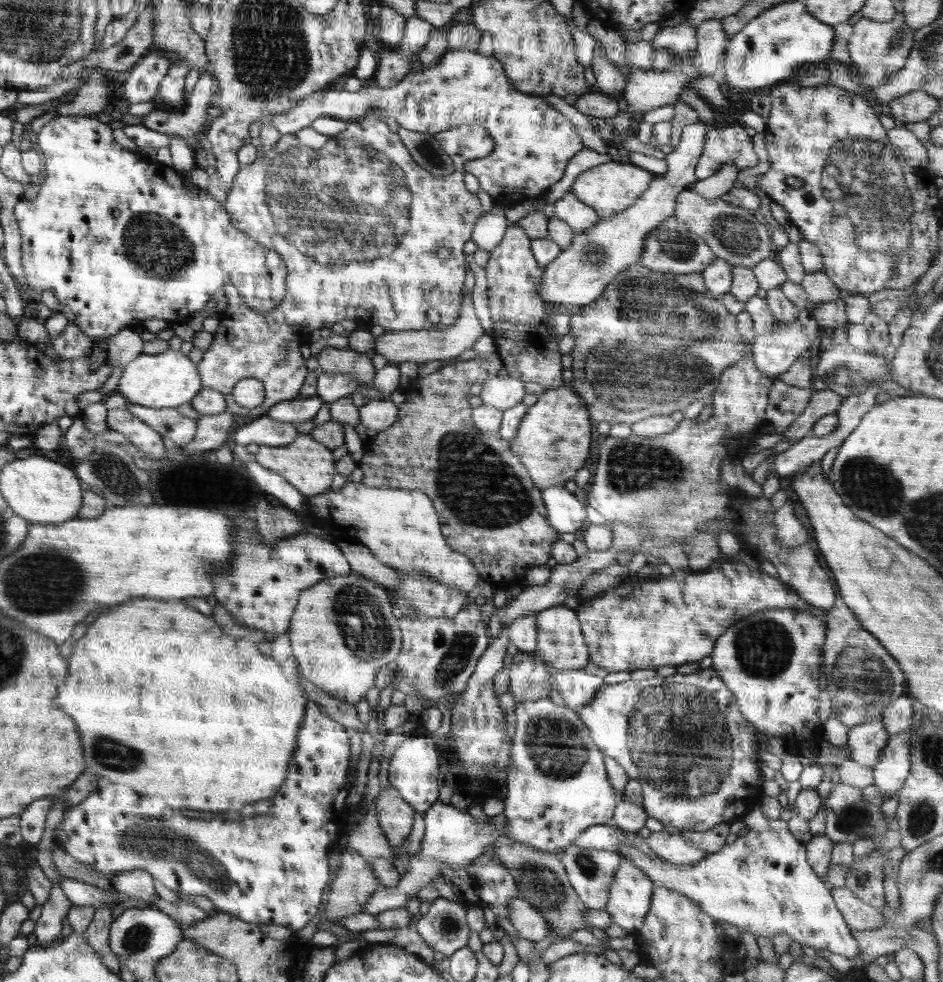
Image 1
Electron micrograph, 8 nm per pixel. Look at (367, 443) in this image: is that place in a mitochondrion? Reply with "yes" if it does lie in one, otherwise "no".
no

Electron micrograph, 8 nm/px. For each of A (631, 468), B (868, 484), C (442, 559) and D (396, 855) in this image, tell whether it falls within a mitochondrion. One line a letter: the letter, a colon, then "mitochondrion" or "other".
A: mitochondrion
B: mitochondrion
C: other
D: other

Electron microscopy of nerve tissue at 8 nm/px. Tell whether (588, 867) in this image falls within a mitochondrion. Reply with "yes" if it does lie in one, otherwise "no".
yes

